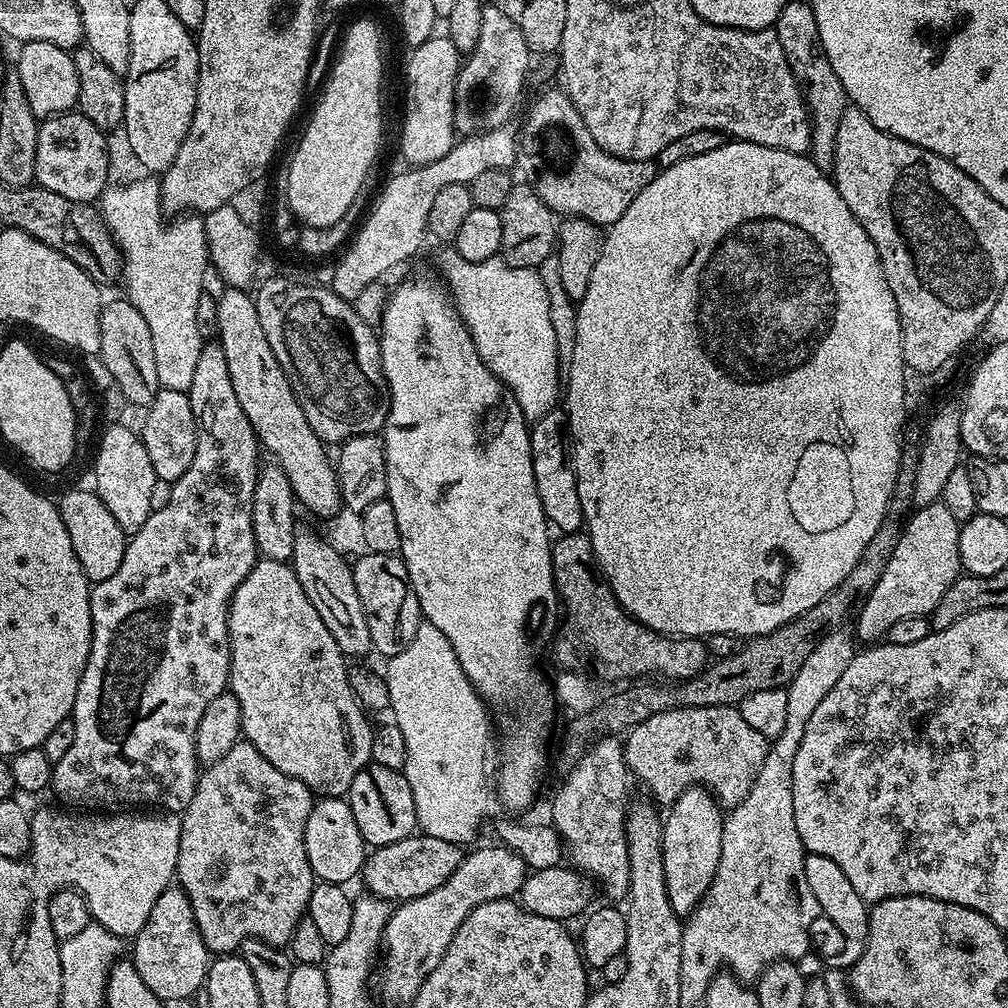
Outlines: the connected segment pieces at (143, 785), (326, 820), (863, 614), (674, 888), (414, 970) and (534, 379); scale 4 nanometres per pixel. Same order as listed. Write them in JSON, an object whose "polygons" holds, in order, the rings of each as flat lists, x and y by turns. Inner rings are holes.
{"polygons":[[[219,342,205,343,202,354,198,354,198,367,194,370,194,382,190,382,187,390,190,398,190,410,194,410,194,422,196,423,196,453,194,454,194,462,190,462,190,470,186,470,186,474,182,474,182,478,178,478,176,483,172,485,172,493,170,494,170,502,166,502,166,506,162,506,162,510,152,512,150,518,146,518,146,526,142,526,142,530,131,533,128,545,126,546,126,554,122,558,122,566,118,566,118,570,110,578,95,581,91,585,92,597,90,598,90,618,92,619,92,641,90,642,90,658,86,662,86,670,82,670,82,682,78,682,78,694,76,701,72,707,71,722,74,726,74,742,70,745,70,750,66,750,66,755,58,761,55,761,52,769,51,791,56,791,56,796,61,800,59,803,64,806,71,806,76,810,112,810,115,804,128,804,124,806,144,806,140,804,153,804,153,809,171,812,173,814,183,814,190,806,190,802,196,793,196,782,198,779,198,761,196,758,196,731,198,730,198,722,202,719,202,714,206,714,206,706,210,706,210,702,214,702,214,698,218,698,218,694,222,694,229,687,228,671,230,670,230,634,228,633,228,611,232,605,232,596,236,593,236,588,246,578,246,574,250,574,250,570,255,566,258,553,256,551,256,543,254,542,254,526,252,525,252,503,254,502,254,486,256,485,256,476,262,467,262,445,256,439,254,430,250,426,250,418,246,418,246,414,239,404,237,396,234,394,234,385,230,382,230,369,226,366,226,354,222,354,222,346]],[[326,796,317,799,310,810,310,818,306,818,306,858,310,858,312,875,317,881,326,884,347,885,347,880,352,880,361,875,366,859,366,845,362,834,358,830,358,822,354,822,354,810,350,810,347,799,339,796]],[[942,502,917,508,907,517,905,526,900,531,898,546,894,546,894,554,890,554,890,562,886,565,886,570,882,570,882,578,878,578,878,586,870,590,870,594,858,609,858,615,855,617,856,628,854,627,857,641,883,641,894,622,902,622,902,618,911,616,928,616,936,609,938,602,942,602,942,594,946,594,946,590,950,590,952,583,962,575,958,550,960,526,961,521,956,520,954,514,950,514,950,510,946,510]],[[693,786,685,790,667,812,658,836,662,842,662,870,666,874,666,894,677,916,687,918,706,894,710,882,714,882,718,858,722,858,725,813,716,797,703,786]],[[473,847,473,852,461,859,458,870,454,870,454,874,450,874,442,886,430,890,430,894,422,894,393,907,392,916,386,922,382,941,382,967,378,972,380,996,386,1003,411,1005,418,990,422,990,422,982,426,982,430,970,438,966,458,926,466,922,468,915,486,902,507,900,522,890,530,871,528,865,510,849,495,847]],[[454,250,440,260,443,283,452,297,452,303,464,320,474,338,474,346,486,362,486,366,514,394,518,406,522,406,525,420,534,422,557,407,556,399,562,396,562,365,559,360,558,345,554,338,553,324,550,323,550,298,547,297,542,278,537,269,515,268,503,258,486,262,466,262]]]}

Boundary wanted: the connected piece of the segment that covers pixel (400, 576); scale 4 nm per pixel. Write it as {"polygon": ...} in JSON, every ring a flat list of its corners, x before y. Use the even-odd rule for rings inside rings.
{"polygon":[[365,551,363,555,352,564,354,586,358,589,358,599,362,601,362,610,366,614,366,626,370,626,373,649,377,653,380,651,384,658,391,658,402,654,402,650,414,642,414,633,422,622,418,594,414,594,403,556,370,551]]}

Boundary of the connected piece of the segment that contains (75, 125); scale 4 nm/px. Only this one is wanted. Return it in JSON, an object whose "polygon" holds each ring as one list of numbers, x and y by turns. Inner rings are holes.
{"polygon":[[78,110,47,117,40,124,38,134,35,183,46,190,54,190,54,194,62,194,62,198,70,198,70,202,90,204,99,201,110,184,108,139]]}

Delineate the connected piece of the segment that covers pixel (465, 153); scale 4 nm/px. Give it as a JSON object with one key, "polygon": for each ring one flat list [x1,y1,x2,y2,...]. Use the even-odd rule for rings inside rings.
{"polygon":[[501,126,479,136,465,136,452,147,450,154,438,158,438,162,412,166,407,169,409,172,390,177,380,197,377,200,375,197,374,203,367,209,346,251,339,257,341,260,337,262,330,281,332,291,343,300,356,302,379,276,386,275,391,268,410,259,424,244,430,205,444,187,451,184,469,185,486,170,515,169,518,164,518,140,514,132,512,136,510,129]]}

